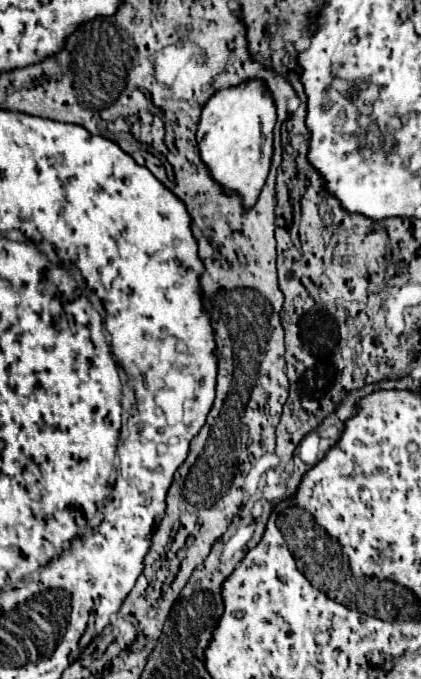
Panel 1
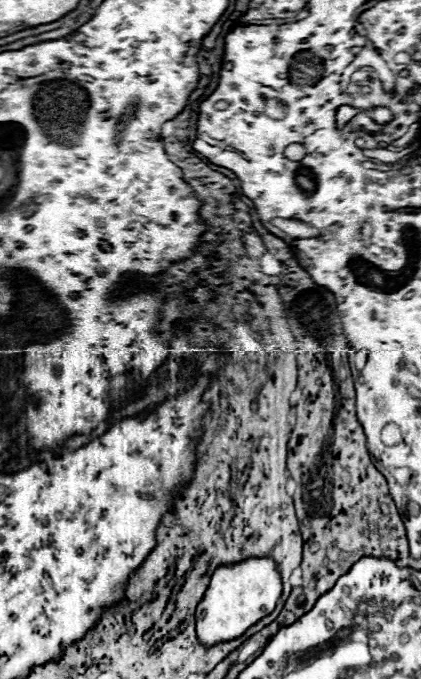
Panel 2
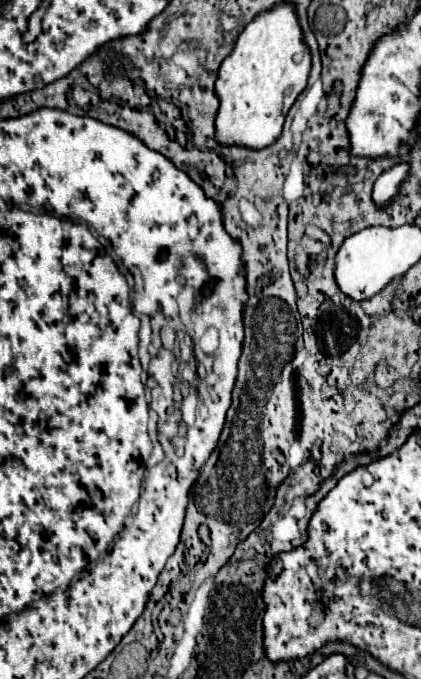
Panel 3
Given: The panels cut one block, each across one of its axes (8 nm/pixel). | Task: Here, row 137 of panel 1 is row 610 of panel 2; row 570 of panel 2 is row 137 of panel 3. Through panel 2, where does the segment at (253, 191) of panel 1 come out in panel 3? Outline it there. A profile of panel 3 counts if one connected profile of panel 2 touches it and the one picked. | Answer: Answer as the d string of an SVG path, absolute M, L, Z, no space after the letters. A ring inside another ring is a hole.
M278 4L258 14L240 34L232 54L220 64L216 96L220 108L216 114L216 142L240 144L240 148L266 148L282 134L284 118L306 88L310 74L310 52L292 4Z

